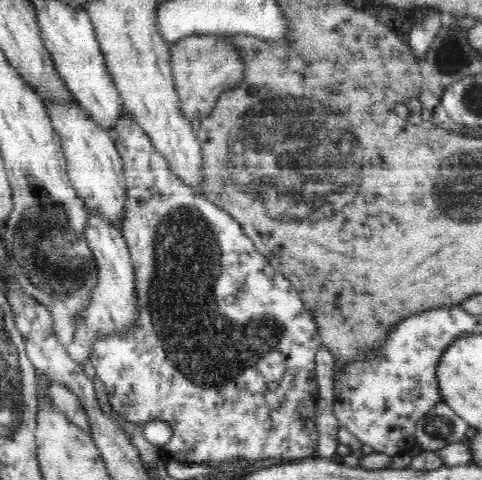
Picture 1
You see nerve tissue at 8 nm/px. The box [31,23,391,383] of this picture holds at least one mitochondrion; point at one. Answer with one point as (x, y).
(298, 177)

